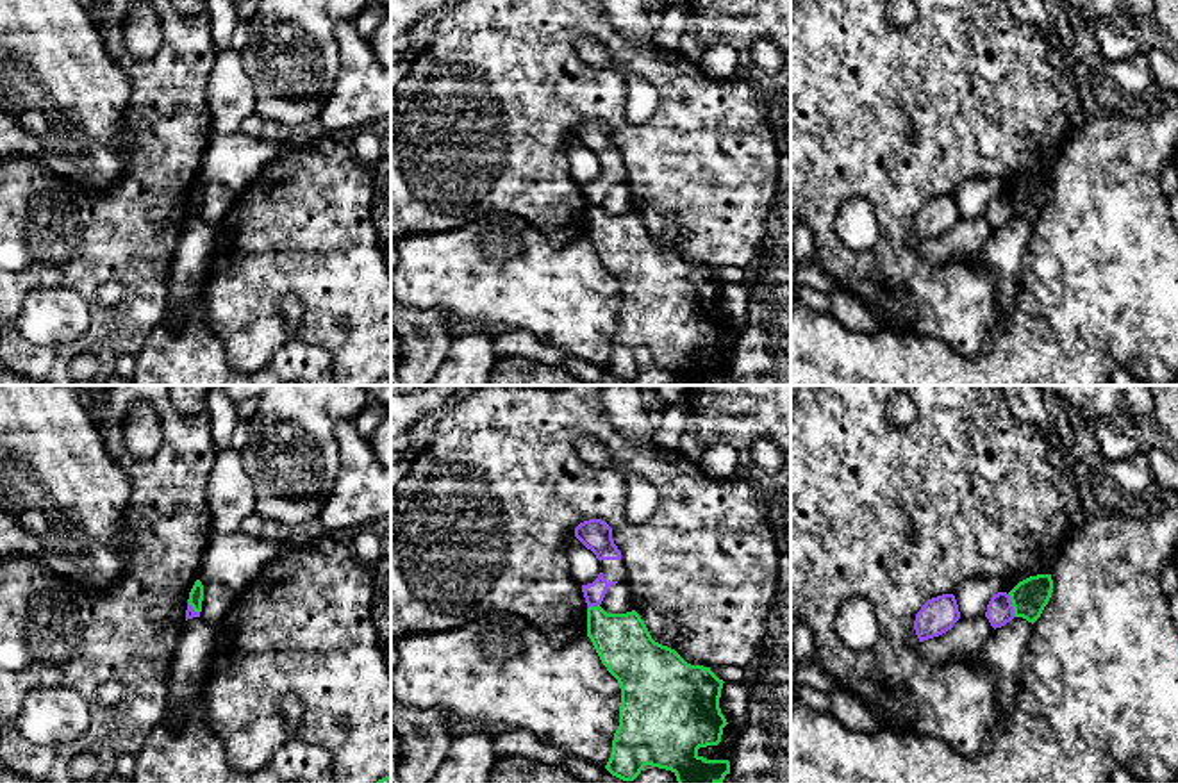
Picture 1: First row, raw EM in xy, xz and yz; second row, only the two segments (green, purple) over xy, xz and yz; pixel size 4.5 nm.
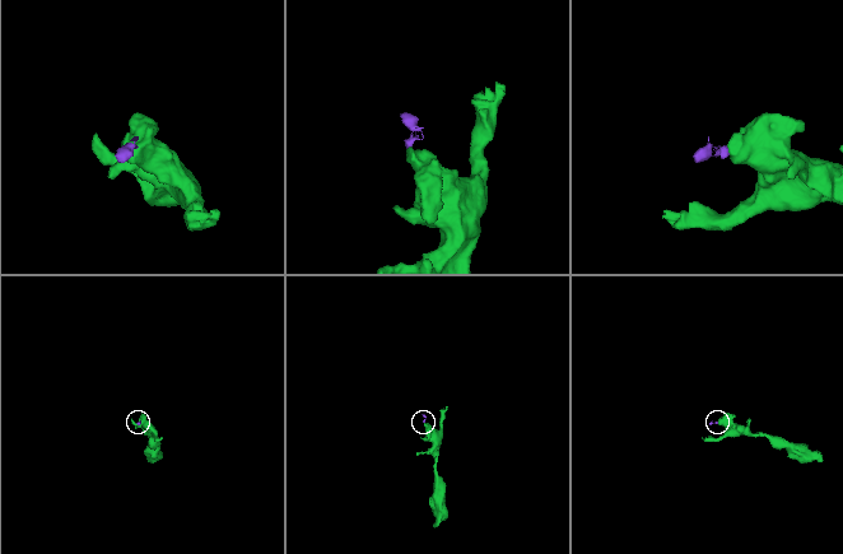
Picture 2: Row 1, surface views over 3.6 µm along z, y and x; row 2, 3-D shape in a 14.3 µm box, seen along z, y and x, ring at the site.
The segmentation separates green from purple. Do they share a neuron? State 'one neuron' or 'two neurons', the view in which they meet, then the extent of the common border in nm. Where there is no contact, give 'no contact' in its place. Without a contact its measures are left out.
two neurons; contact in yz; length 110 nm

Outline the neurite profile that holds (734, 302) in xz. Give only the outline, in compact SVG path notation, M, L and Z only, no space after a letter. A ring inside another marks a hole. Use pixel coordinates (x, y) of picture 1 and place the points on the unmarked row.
M725 282L719 309L726 323L742 328L748 321L750 287L746 284Z

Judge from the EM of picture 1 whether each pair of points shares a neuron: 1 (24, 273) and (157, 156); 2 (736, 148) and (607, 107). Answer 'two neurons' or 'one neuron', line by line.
1: one neuron
2: one neuron

